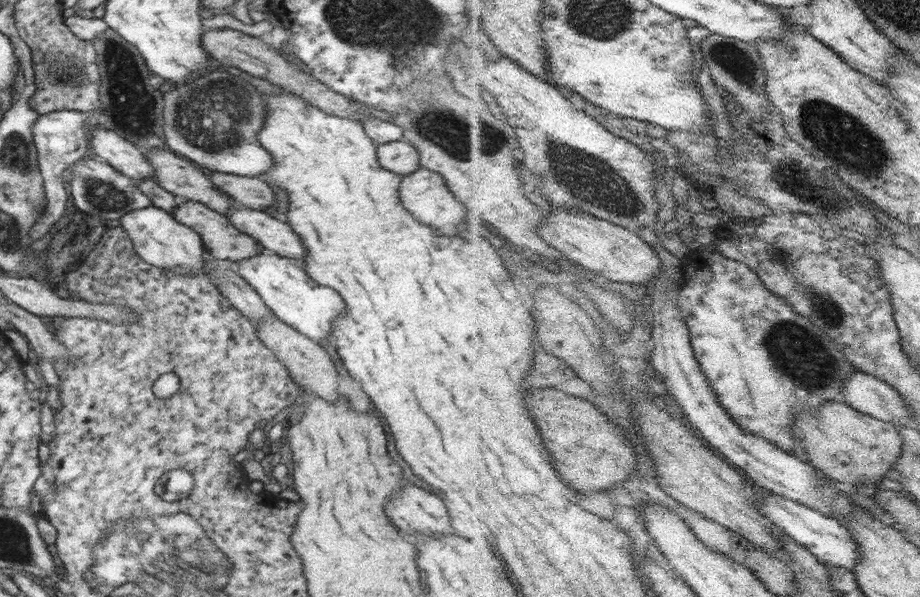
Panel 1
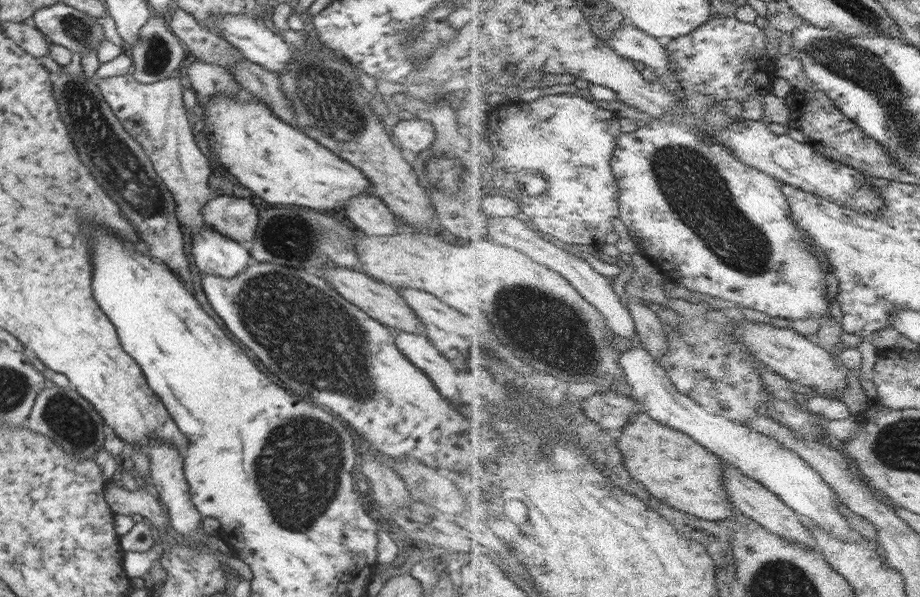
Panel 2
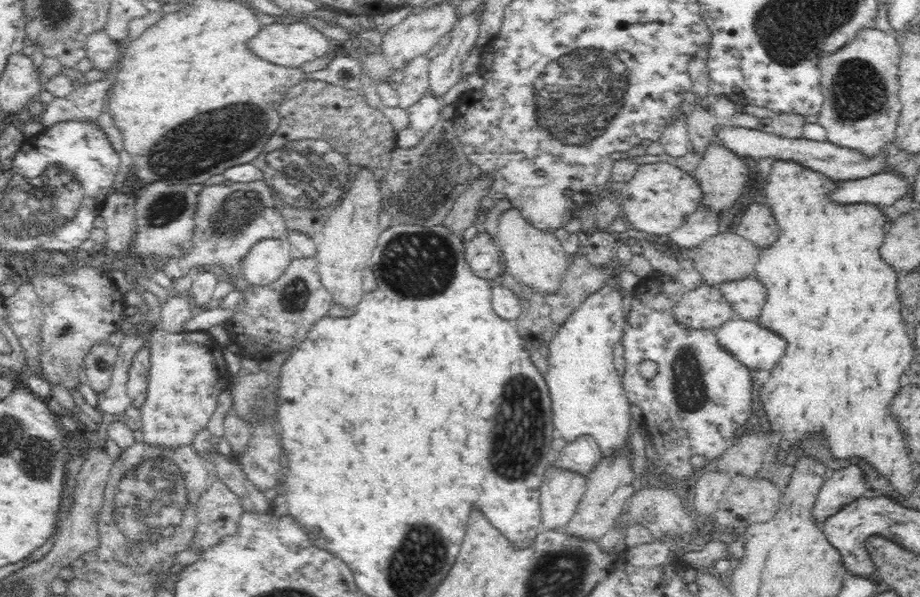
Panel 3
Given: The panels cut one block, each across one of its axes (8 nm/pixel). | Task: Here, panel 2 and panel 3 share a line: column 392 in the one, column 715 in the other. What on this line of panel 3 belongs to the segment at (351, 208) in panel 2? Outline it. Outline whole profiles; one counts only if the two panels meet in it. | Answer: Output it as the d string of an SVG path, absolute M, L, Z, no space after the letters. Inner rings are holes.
M701 206L696 212L689 214L686 221L677 230L669 234L669 237L672 238L672 243L687 252L708 238L716 236L716 234L719 234L718 224L720 220L718 216L718 211Z

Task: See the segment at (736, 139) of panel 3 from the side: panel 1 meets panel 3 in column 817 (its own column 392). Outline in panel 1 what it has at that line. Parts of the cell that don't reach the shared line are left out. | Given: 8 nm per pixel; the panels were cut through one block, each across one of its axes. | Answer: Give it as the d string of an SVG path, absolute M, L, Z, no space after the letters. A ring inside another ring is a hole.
M406 140L377 145L377 157L384 169L402 176L413 173L422 167L418 149Z

